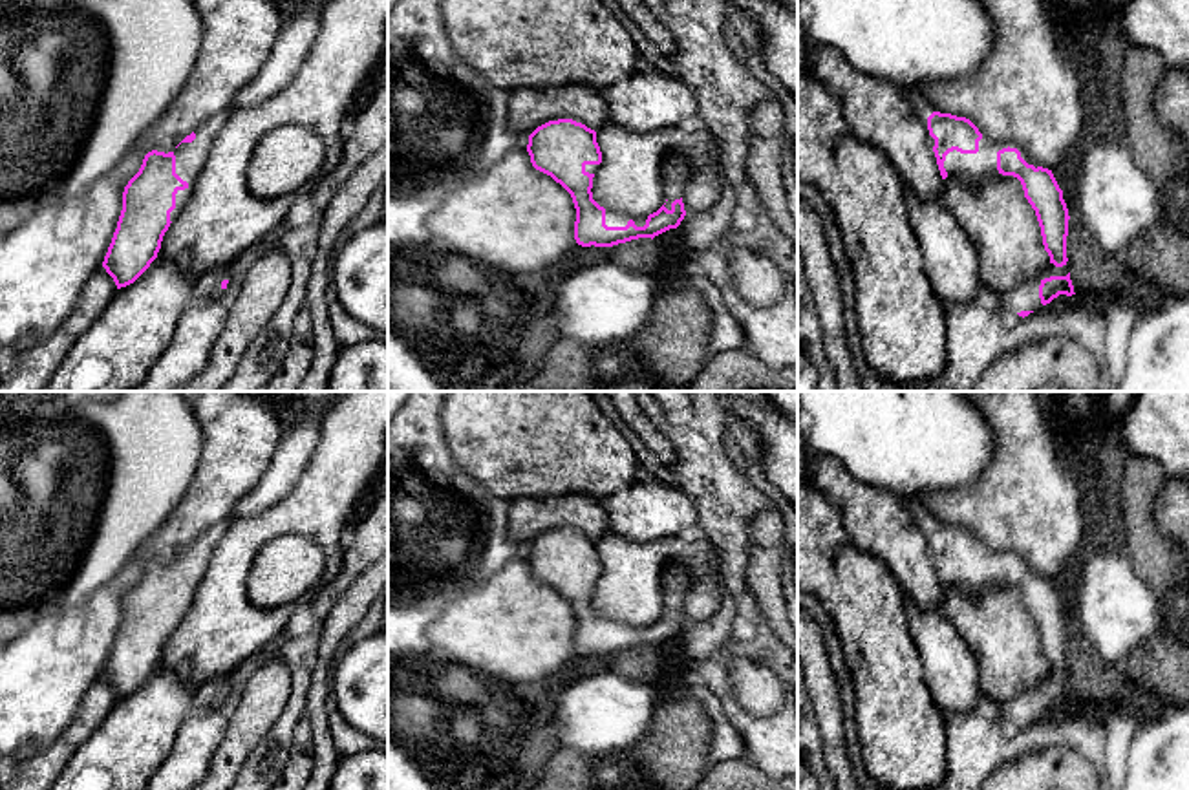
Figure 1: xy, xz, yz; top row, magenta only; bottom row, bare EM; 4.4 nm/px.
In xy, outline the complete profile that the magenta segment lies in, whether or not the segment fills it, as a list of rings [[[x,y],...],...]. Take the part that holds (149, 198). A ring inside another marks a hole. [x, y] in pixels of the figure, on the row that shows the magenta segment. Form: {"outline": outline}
{"outline": [[[320,0],[284,22],[258,73],[230,106],[207,119],[174,152],[152,150],[123,192],[123,210],[102,267],[117,289],[134,283],[157,258],[170,223],[179,216],[230,112],[256,108],[284,91],[302,68],[322,20]]]}

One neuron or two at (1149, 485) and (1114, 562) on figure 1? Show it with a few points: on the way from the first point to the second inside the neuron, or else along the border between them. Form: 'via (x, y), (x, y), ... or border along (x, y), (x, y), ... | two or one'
border along (1125, 549), (1136, 573), (1149, 586) | two

